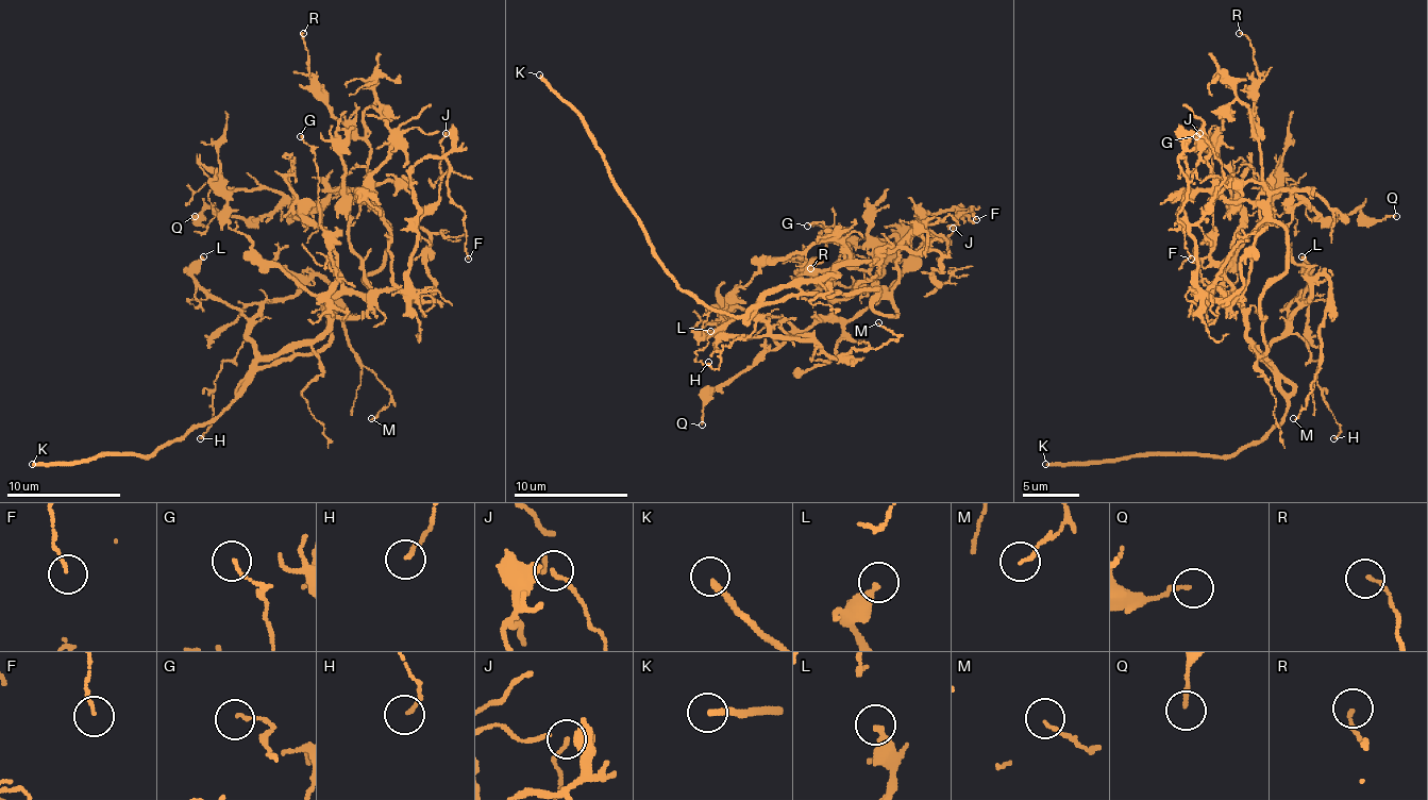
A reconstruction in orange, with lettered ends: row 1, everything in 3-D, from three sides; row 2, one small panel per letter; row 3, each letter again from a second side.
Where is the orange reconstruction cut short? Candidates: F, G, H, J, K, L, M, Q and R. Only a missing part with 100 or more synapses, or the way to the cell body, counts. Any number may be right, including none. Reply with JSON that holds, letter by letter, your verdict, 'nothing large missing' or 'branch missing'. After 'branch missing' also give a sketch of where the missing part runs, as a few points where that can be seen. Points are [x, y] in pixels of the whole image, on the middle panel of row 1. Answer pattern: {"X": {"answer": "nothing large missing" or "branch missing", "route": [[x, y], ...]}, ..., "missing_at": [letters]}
{"F": {"answer": "nothing large missing"}, "G": {"answer": "nothing large missing"}, "H": {"answer": "nothing large missing"}, "J": {"answer": "nothing large missing"}, "K": {"answer": "branch missing"}, "L": {"answer": "nothing large missing"}, "M": {"answer": "nothing large missing"}, "Q": {"answer": "nothing large missing"}, "R": {"answer": "nothing large missing"}, "missing_at": ["K"]}

